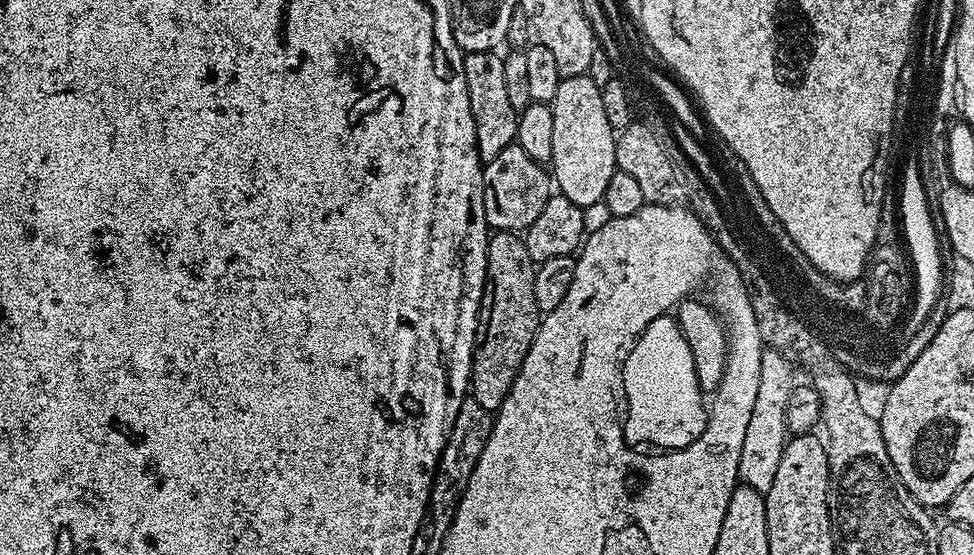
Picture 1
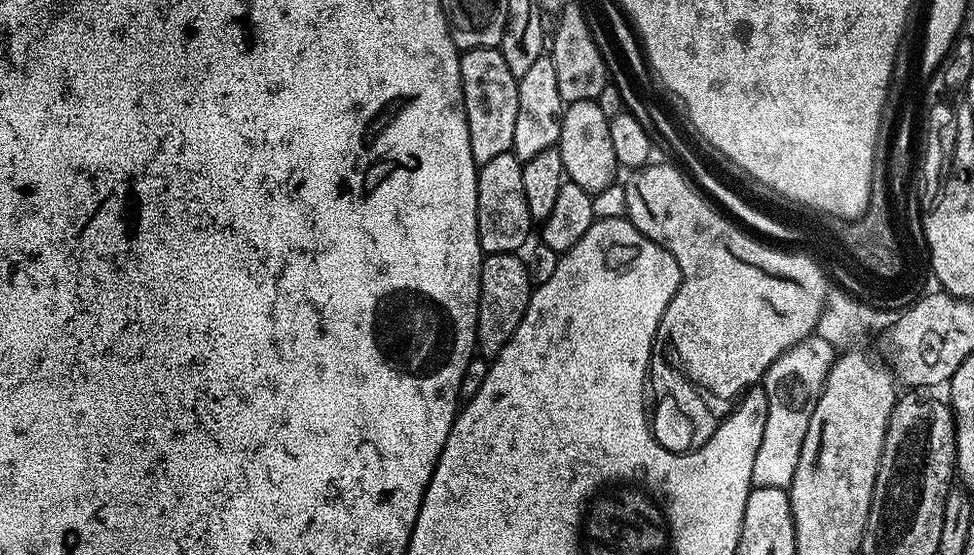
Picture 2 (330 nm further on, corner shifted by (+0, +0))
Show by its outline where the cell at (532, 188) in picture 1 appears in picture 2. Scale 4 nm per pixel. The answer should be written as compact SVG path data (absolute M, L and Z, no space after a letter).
M512 152L498 154L498 158L479 165L476 173L476 221L481 253L519 253L520 247L529 243L528 235L534 221L526 206L526 190L522 190L523 169L522 161Z

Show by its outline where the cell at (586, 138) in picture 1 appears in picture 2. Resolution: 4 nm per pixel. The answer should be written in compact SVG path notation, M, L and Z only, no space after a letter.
M594 100L567 105L560 118L558 147L565 177L591 194L606 190L617 179L618 165L614 158L614 146L610 143L608 118Z

